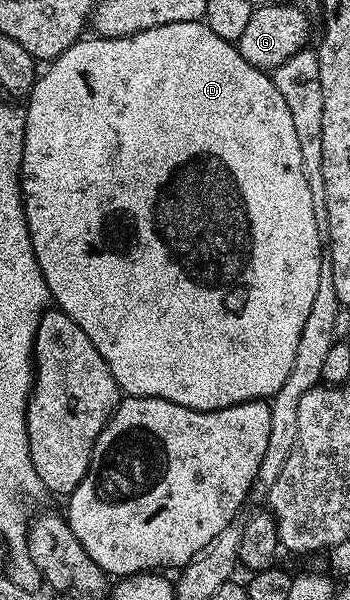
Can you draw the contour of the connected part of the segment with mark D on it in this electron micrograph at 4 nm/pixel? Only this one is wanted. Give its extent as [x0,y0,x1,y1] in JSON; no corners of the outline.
[20,21,324,410]

